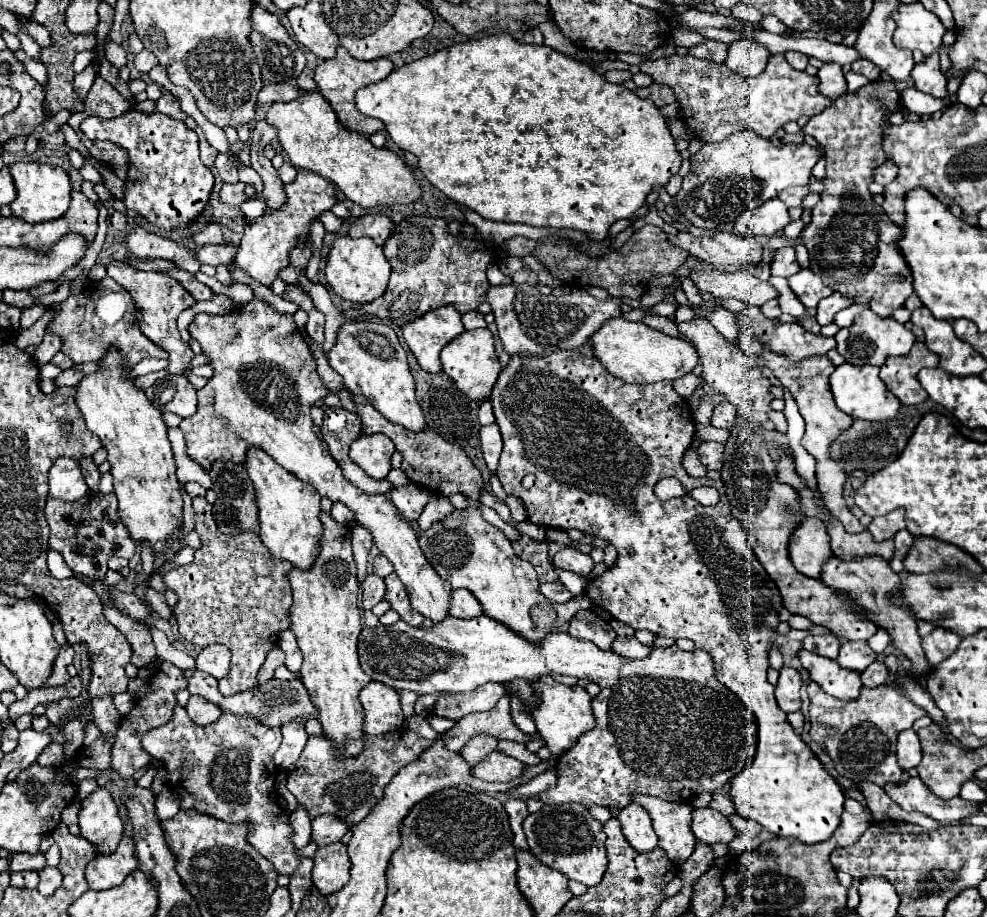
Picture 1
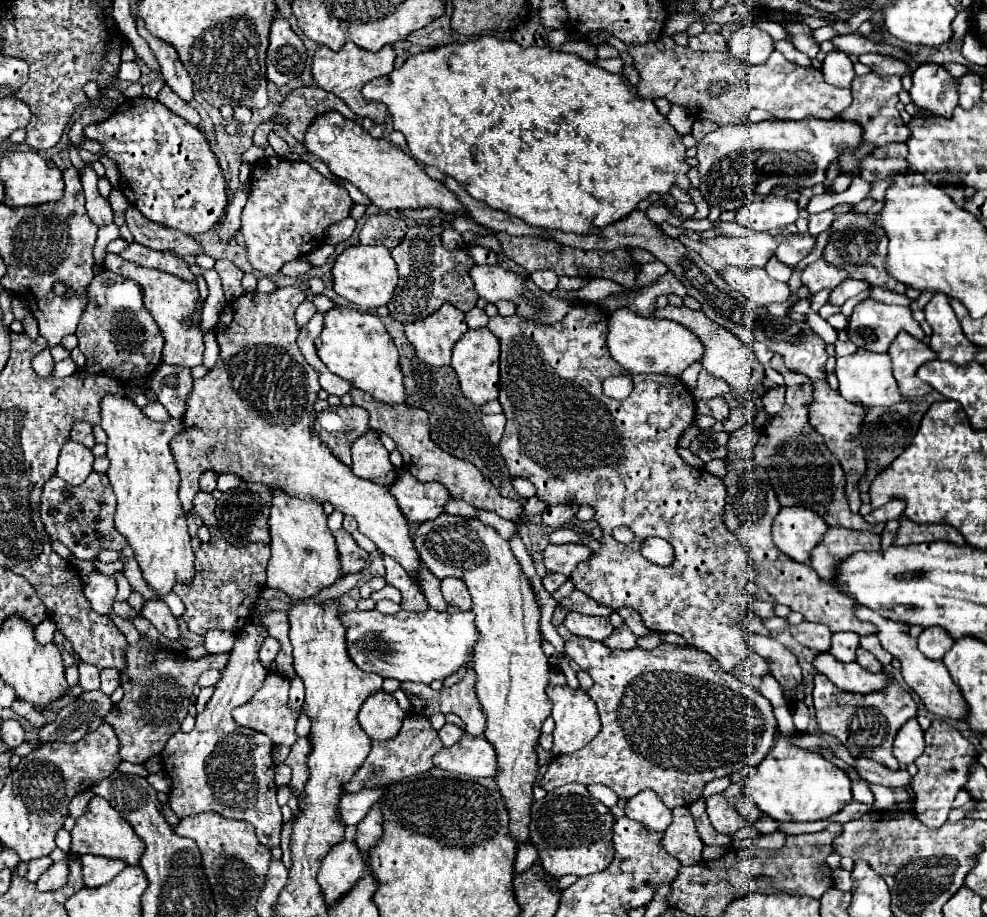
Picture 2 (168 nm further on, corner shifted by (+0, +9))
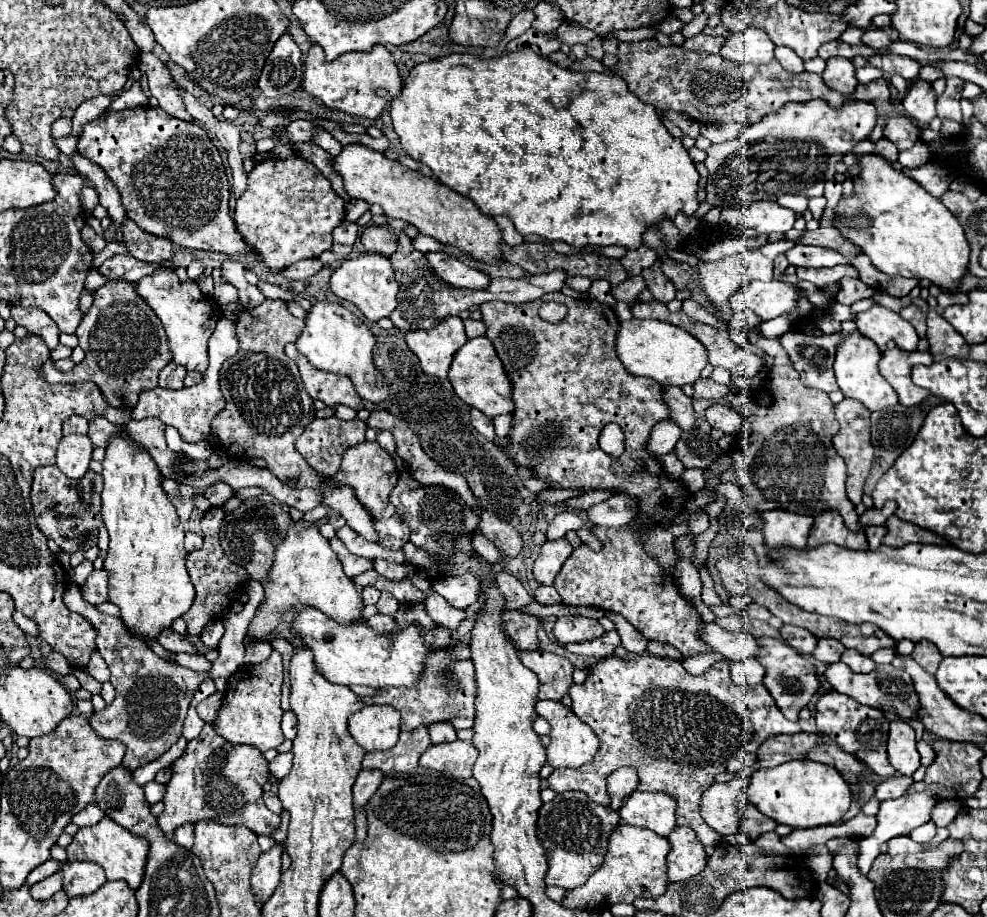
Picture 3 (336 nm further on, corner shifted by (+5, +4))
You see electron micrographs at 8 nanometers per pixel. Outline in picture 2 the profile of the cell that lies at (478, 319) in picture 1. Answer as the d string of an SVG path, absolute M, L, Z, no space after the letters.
M474 307L474 309L470 309L470 311L466 313L466 323L468 323L468 327L470 327L470 329L486 327L486 323L488 323L488 315L486 315L482 309Z

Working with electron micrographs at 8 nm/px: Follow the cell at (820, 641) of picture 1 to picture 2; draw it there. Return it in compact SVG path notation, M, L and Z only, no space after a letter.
M800 623L800 625L792 625L790 627L792 637L802 643L804 647L816 649L816 651L828 651L830 649L830 629L826 629L826 625L814 625L814 623Z

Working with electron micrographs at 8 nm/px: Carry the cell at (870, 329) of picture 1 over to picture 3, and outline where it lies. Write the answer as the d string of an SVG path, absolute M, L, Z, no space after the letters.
M873 306L867 312L857 314L857 330L865 334L865 338L871 338L879 350L883 352L889 340L895 340L895 344L901 350L917 350L919 336L915 328L903 320L897 312L891 312L883 306Z

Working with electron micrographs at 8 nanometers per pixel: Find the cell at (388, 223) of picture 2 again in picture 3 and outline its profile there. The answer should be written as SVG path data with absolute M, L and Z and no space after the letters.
M367 226L361 234L361 244L367 252L377 252L383 256L391 256L397 250L399 236L385 226Z

